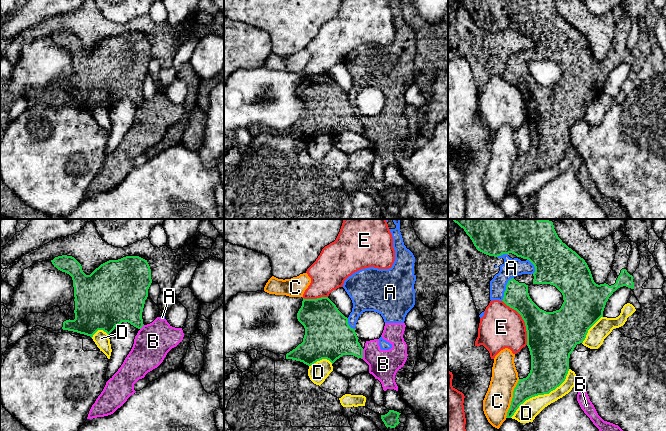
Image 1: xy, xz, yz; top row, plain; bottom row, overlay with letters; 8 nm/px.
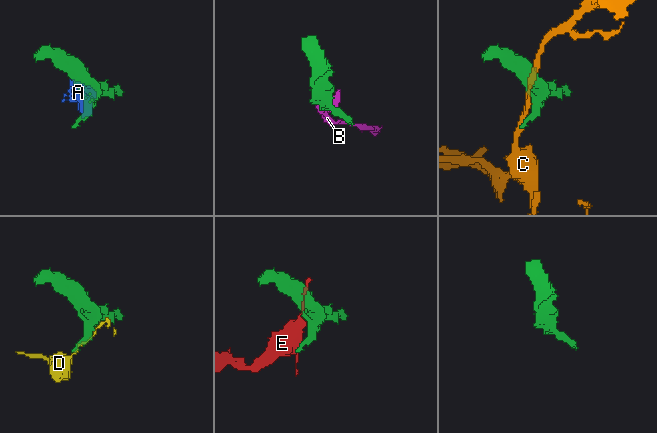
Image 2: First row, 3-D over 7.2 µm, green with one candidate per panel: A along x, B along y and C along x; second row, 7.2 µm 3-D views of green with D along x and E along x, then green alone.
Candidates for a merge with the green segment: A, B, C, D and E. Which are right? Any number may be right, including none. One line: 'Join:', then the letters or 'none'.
Join: none

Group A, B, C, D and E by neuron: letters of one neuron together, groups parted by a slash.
A B / C / D / E

